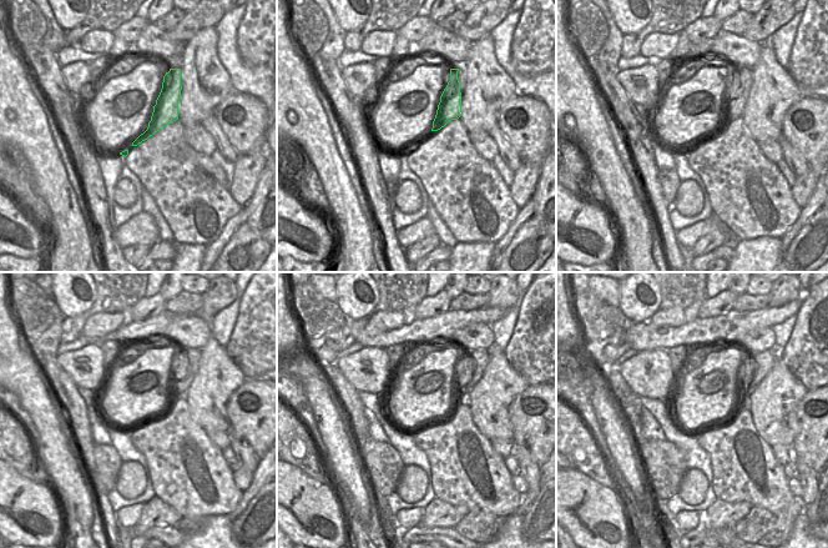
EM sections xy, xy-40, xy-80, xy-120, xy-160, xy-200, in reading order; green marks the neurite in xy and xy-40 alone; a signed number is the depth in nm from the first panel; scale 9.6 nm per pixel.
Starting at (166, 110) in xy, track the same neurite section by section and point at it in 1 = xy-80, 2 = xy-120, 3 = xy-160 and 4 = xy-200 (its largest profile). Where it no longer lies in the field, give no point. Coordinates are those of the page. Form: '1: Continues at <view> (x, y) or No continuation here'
1: Continues at xy-80 (733, 105)
2: Continues at xy-120 (177, 385)
3: Continues at xy-160 (475, 360)
4: Continues at xy-200 (762, 362).

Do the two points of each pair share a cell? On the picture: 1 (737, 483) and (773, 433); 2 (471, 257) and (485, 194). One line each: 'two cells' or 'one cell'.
1: two cells
2: two cells

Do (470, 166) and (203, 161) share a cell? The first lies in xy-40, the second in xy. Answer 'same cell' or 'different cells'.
different cells

